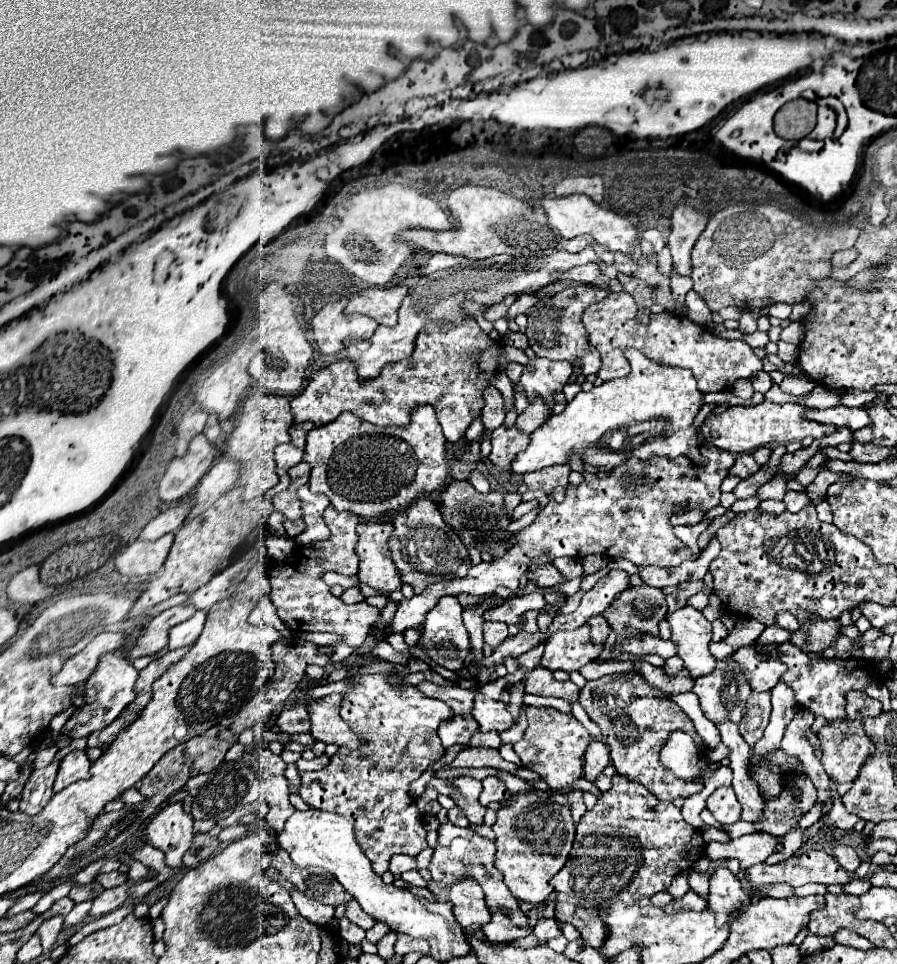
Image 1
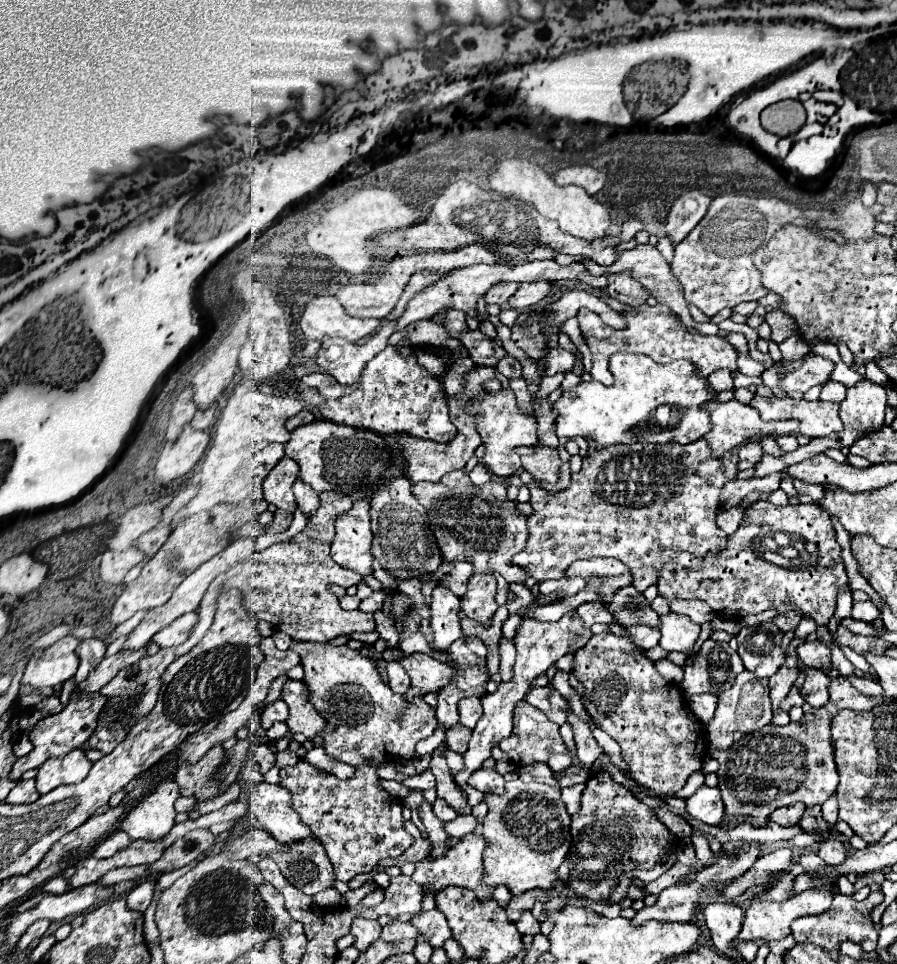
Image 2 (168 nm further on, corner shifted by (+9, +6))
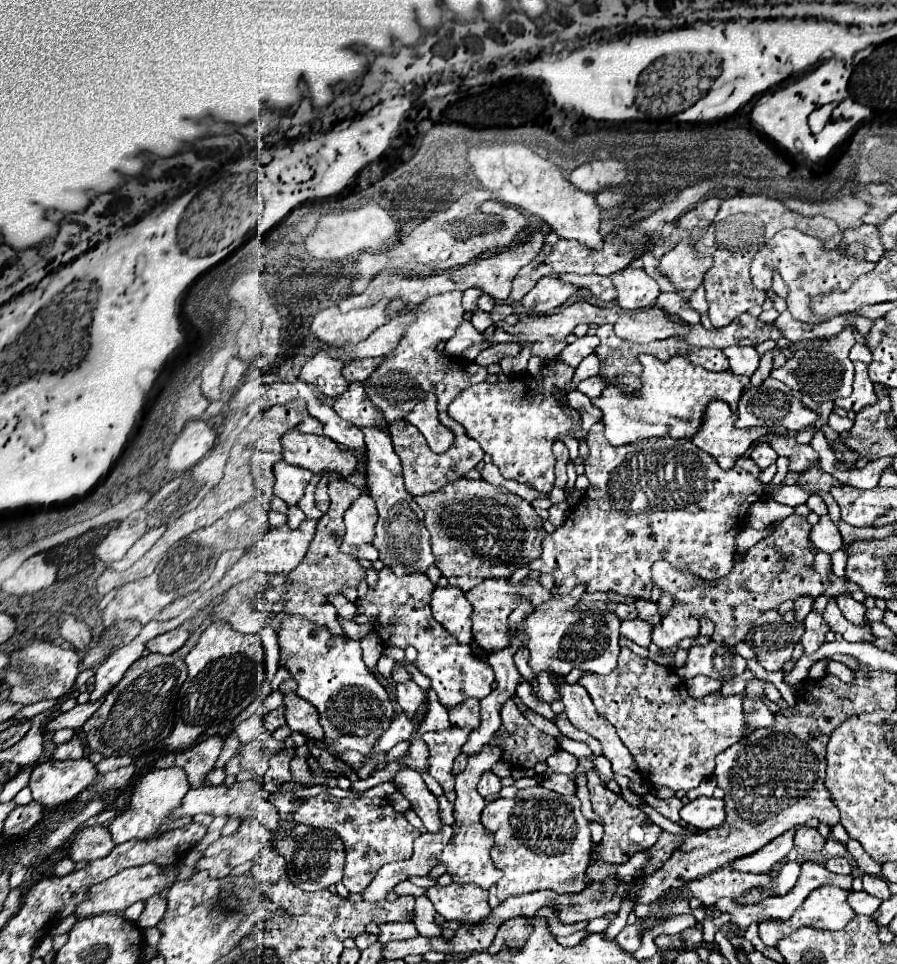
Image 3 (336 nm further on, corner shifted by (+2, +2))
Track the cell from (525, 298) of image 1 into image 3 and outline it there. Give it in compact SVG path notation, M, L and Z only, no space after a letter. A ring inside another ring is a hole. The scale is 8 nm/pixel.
M551 274L539 280L539 284L521 300L521 306L535 316L545 316L563 306L575 292L577 288L573 284L559 280L557 274Z

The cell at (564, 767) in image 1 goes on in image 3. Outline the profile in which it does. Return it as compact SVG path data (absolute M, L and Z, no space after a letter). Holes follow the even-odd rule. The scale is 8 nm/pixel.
M512 699L503 704L500 715L502 724L496 734L501 740L489 745L501 746L501 758L509 766L533 768L537 762L545 762L545 758L557 750L559 742L529 724Z

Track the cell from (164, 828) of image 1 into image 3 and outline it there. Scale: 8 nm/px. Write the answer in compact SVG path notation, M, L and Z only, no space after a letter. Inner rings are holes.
M167 768L167 770L149 770L143 776L139 776L139 780L133 786L133 794L131 794L131 804L129 810L121 812L119 816L115 816L111 820L109 832L115 844L127 842L127 840L145 840L153 834L159 834L159 826L169 822L169 816L173 812L173 808L177 808L183 800L183 796L189 790L189 782L187 776L183 772L183 768Z

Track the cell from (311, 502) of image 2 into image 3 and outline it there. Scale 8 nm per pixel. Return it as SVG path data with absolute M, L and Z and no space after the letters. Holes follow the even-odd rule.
M321 476L317 490L315 490L315 506L321 512L327 512L327 508L329 508L329 494L327 494L327 478L325 476Z

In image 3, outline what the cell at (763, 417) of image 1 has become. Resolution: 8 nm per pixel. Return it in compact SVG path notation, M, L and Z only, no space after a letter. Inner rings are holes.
M711 402L711 404L707 404L707 408L703 412L703 422L701 422L697 434L691 438L691 442L697 448L701 448L707 454L711 454L723 470L731 470L735 460L739 456L743 456L751 448L751 444L755 440L759 440L761 436L765 436L765 434L781 434L781 436L785 436L787 434L785 428L745 428L745 430L739 430L739 428L733 426L733 422L735 422L735 414L729 410L727 404Z

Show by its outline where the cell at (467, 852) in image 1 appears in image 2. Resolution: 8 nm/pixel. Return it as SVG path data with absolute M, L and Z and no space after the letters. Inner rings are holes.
M422 802L422 806L420 806L420 818L422 818L424 826L426 826L428 840L430 840L430 844L432 844L432 850L430 850L428 858L430 858L430 860L440 858L440 856L450 848L450 846L448 846L450 836L448 836L446 830L444 830L444 822L436 818L436 814L432 812L432 806L430 806L428 802Z

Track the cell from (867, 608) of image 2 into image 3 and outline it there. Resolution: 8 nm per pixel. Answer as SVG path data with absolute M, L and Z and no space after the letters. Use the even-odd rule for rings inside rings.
M841 594L839 598L837 598L837 606L839 606L839 610L843 612L843 616L849 620L849 622L853 622L853 624L863 624L865 622L865 606L861 604L861 602L857 602L857 600L853 600L851 596L847 596L847 594Z

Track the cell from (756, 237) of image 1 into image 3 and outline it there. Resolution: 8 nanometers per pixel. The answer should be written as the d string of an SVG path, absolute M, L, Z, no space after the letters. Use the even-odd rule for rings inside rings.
M733 196L723 200L715 222L705 230L705 234L697 240L697 252L709 252L715 260L713 268L707 272L703 286L709 302L709 318L715 328L723 328L731 324L739 314L747 312L751 306L761 306L767 298L763 290L757 290L749 278L749 266L755 252L779 230L797 228L803 216L787 210L781 200L767 196Z

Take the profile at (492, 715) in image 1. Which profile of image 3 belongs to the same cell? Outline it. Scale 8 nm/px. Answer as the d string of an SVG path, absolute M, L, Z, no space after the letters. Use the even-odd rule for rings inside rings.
M471 698L471 700L465 700L461 704L457 704L455 708L447 708L449 712L449 722L453 726L459 726L459 728L479 728L479 722L481 722L481 714L479 714L479 700Z

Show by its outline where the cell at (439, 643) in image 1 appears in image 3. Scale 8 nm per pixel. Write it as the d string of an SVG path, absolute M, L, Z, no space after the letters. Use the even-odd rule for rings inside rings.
M435 588L431 594L433 618L459 642L471 644L471 604L461 588Z

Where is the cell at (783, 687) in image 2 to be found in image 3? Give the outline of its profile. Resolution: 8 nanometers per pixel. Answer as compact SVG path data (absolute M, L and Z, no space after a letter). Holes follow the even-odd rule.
M811 610L805 618L805 634L803 634L803 648L805 654L813 654L819 650L819 646L825 642L825 634L829 632L829 624L823 620L823 616L817 610Z

